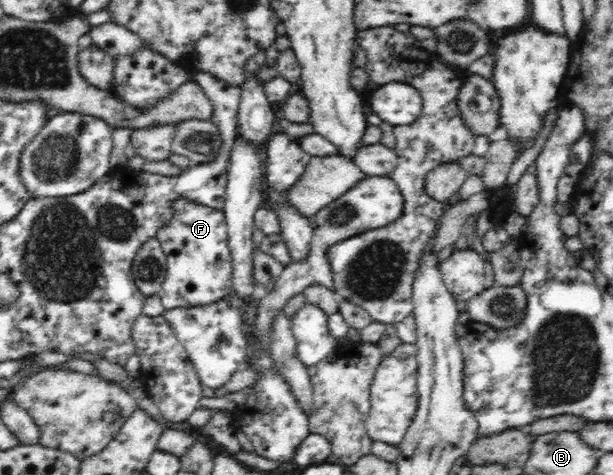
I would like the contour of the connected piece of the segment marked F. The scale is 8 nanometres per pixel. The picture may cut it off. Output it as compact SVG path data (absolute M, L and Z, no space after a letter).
M187 198L173 200L173 213L156 233L166 255L166 277L157 296L165 310L210 305L233 292L233 267L224 211L196 204Z

